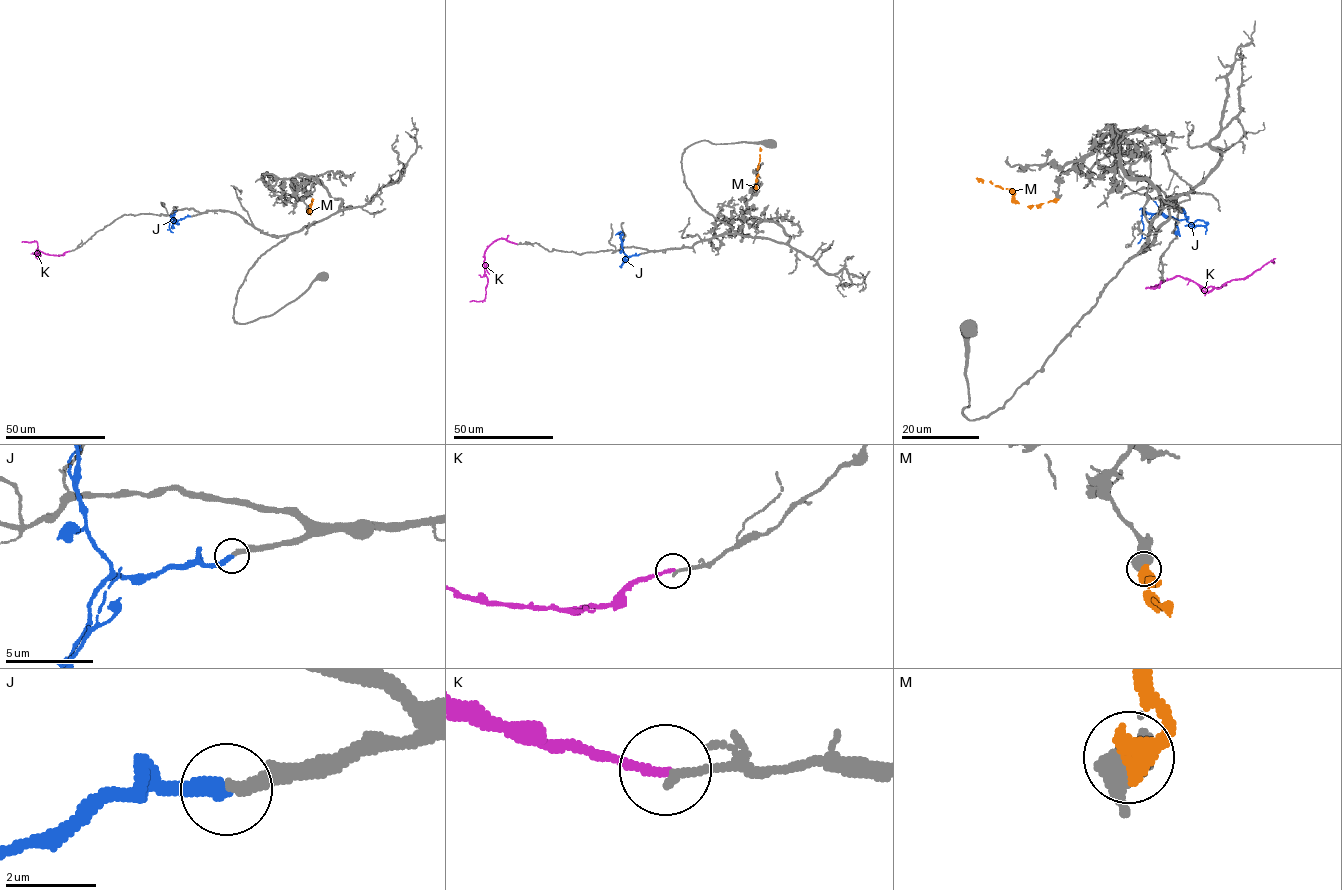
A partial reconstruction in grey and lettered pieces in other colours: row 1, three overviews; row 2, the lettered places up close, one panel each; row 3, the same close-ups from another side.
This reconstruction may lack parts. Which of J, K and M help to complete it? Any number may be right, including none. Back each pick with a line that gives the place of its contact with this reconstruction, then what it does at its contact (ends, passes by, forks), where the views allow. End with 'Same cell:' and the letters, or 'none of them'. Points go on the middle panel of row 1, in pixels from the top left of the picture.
J: Touches grey at (639, 254). It ends there
Same cell: J

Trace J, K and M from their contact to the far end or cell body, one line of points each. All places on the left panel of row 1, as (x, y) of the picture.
J: (191, 216), (178, 220), (172, 217), (169, 228), (173, 232)
K: (69, 251), (50, 255), (37, 249), (36, 257), (39, 251), (36, 241), (21, 242)
M: (307, 209), (310, 213), (312, 198)

